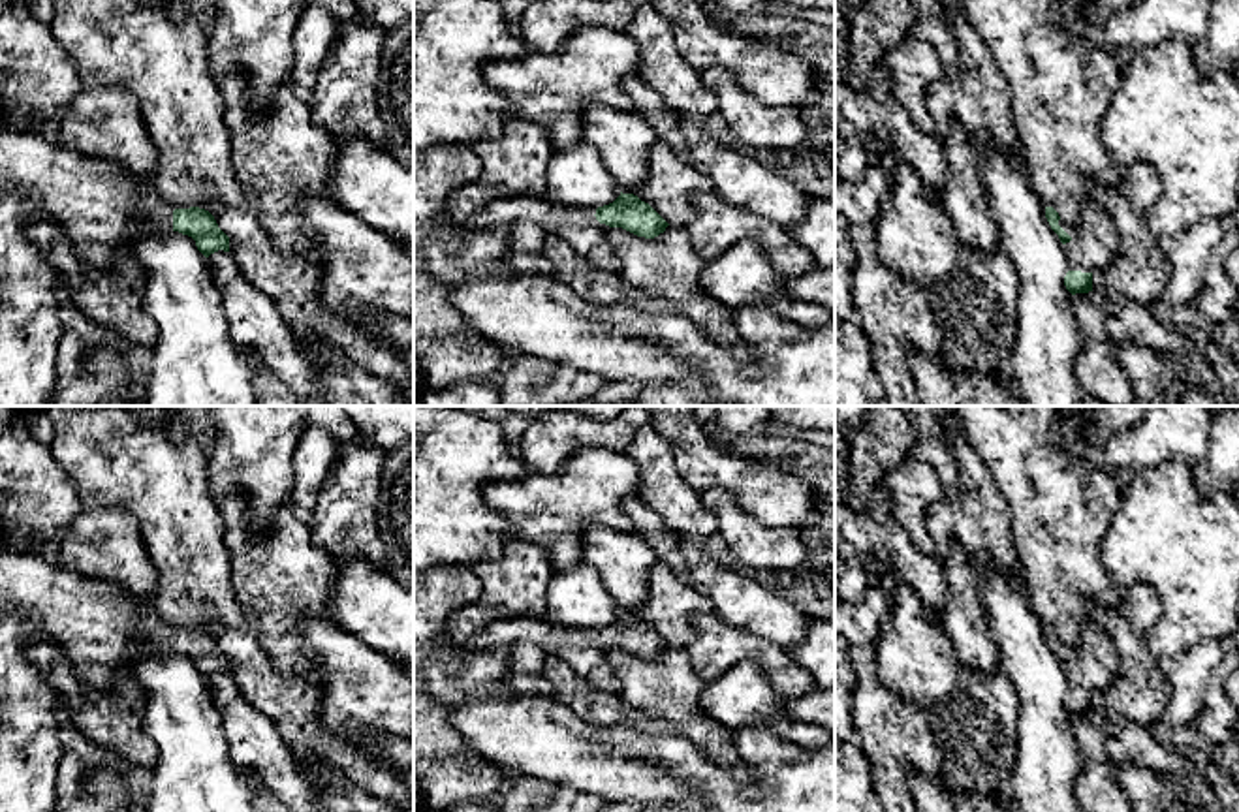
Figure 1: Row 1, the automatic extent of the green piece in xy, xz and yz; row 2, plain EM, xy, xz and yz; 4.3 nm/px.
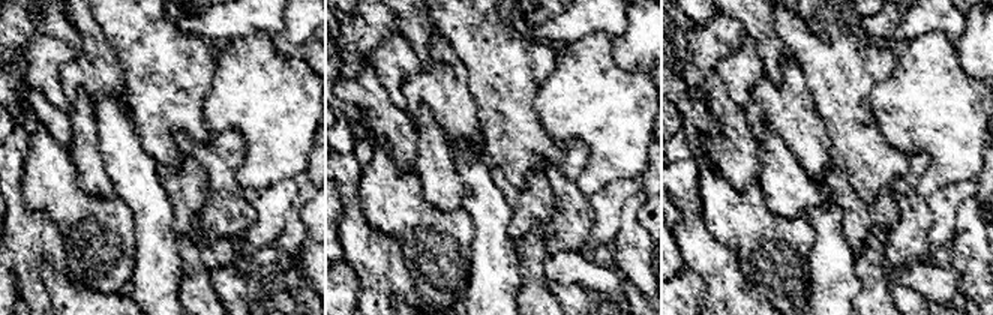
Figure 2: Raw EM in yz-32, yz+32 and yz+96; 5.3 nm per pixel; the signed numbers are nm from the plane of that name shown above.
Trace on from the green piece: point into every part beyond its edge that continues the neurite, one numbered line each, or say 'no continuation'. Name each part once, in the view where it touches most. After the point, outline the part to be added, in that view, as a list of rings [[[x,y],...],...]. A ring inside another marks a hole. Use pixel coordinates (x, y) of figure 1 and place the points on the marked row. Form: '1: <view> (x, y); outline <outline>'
1: yz (1091, 249); outline [[[1094,197],[1085,203],[1077,224],[1059,220],[1059,226],[1072,237],[1072,241],[1064,244],[1068,271],[1096,274],[1113,261],[1113,224]]]

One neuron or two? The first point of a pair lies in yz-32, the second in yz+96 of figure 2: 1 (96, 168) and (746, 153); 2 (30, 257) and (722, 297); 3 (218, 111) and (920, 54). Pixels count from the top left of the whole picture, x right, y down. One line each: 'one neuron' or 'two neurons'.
1: two neurons
2: one neuron
3: one neuron

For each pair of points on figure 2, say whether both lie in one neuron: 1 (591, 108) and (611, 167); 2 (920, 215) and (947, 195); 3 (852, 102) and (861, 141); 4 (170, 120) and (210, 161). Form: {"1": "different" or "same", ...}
{"1": "same", "2": "different", "3": "same", "4": "different"}

